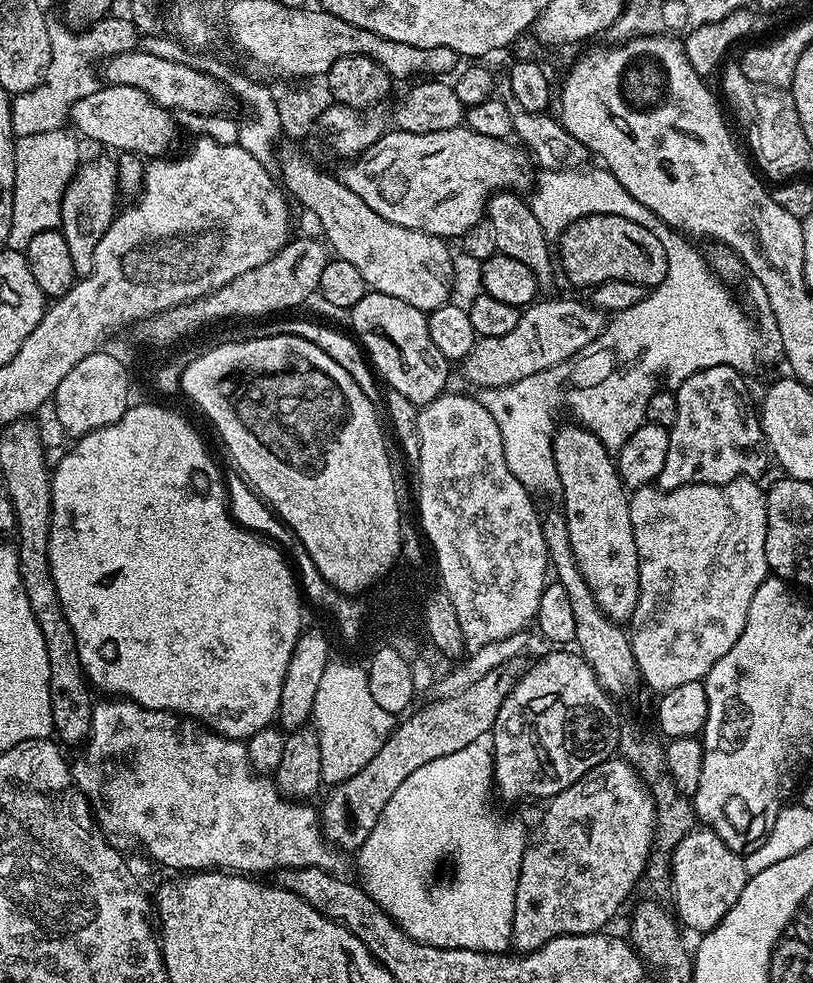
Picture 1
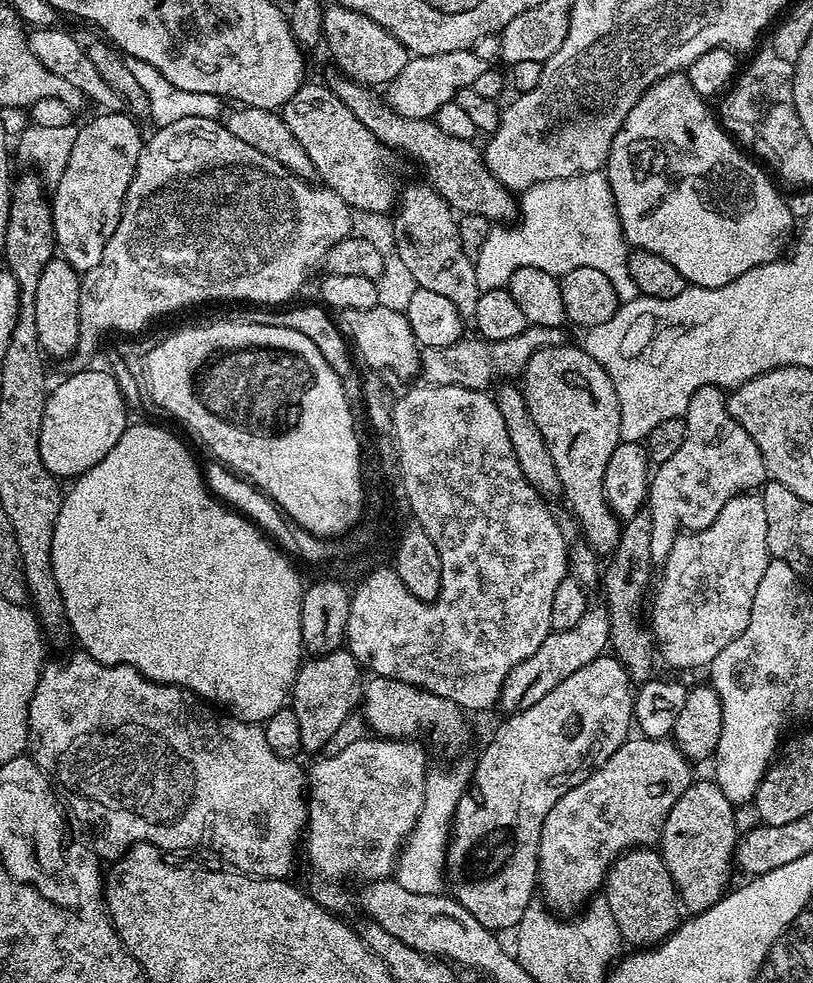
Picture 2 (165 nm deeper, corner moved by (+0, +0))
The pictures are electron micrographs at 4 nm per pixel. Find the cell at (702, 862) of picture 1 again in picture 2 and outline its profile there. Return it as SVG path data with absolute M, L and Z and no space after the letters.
M693 779L692 785L674 802L670 814L664 823L664 829L658 841L658 851L665 862L666 870L676 886L679 903L689 908L689 913L699 914L714 906L729 891L728 879L734 873L734 857L738 843L736 832L737 809L728 801L726 794L717 786L715 779Z

